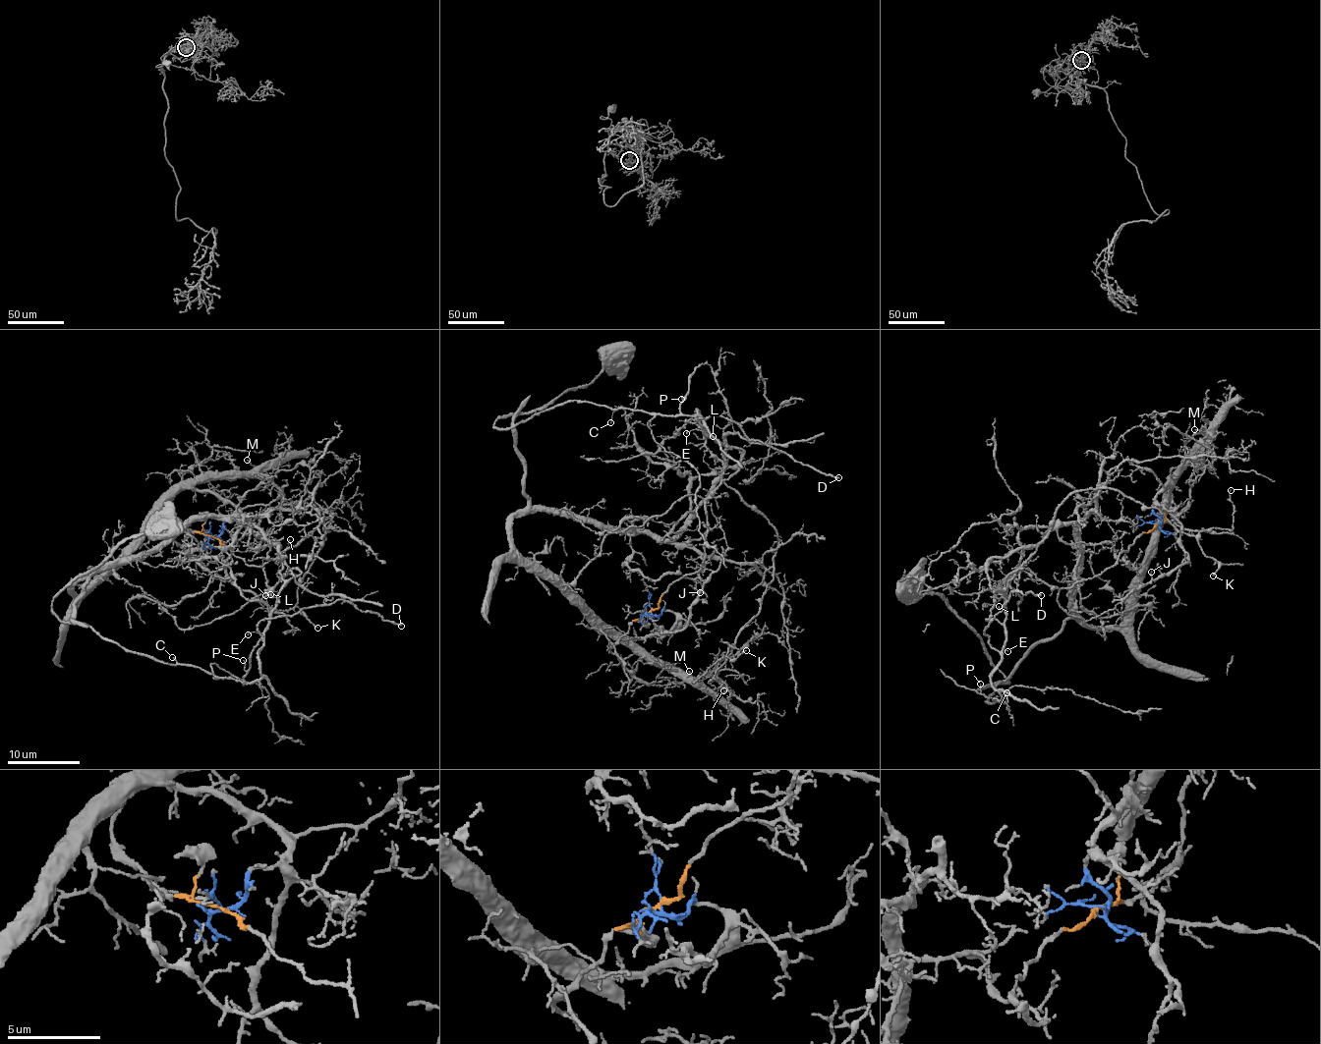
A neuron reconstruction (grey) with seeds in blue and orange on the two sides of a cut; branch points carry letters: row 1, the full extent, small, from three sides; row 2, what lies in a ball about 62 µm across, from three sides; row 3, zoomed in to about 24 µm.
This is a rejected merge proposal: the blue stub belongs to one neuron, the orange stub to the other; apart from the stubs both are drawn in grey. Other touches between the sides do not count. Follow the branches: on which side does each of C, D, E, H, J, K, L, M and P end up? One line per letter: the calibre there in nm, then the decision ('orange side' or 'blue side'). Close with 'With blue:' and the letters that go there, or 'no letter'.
C: 100 nm | orange side
D: 170 nm | orange side
E: 100 nm | orange side
H: 90 nm | orange side
J: 110 nm | blue side
K: 160 nm | orange side
L: 100 nm | orange side
M: 110 nm | blue side
P: 100 nm | orange side
With blue: J, M

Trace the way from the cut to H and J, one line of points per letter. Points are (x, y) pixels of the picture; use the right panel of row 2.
H: (1157, 524), (1071, 586), (1016, 569), (1005, 586), (1074, 492), (1115, 487), (1195, 535), (1234, 527), (1231, 489)
J: (1157, 524), (1161, 519), (1154, 503), (1179, 524), (1180, 540), (1188, 559), (1154, 579), (1152, 571)

